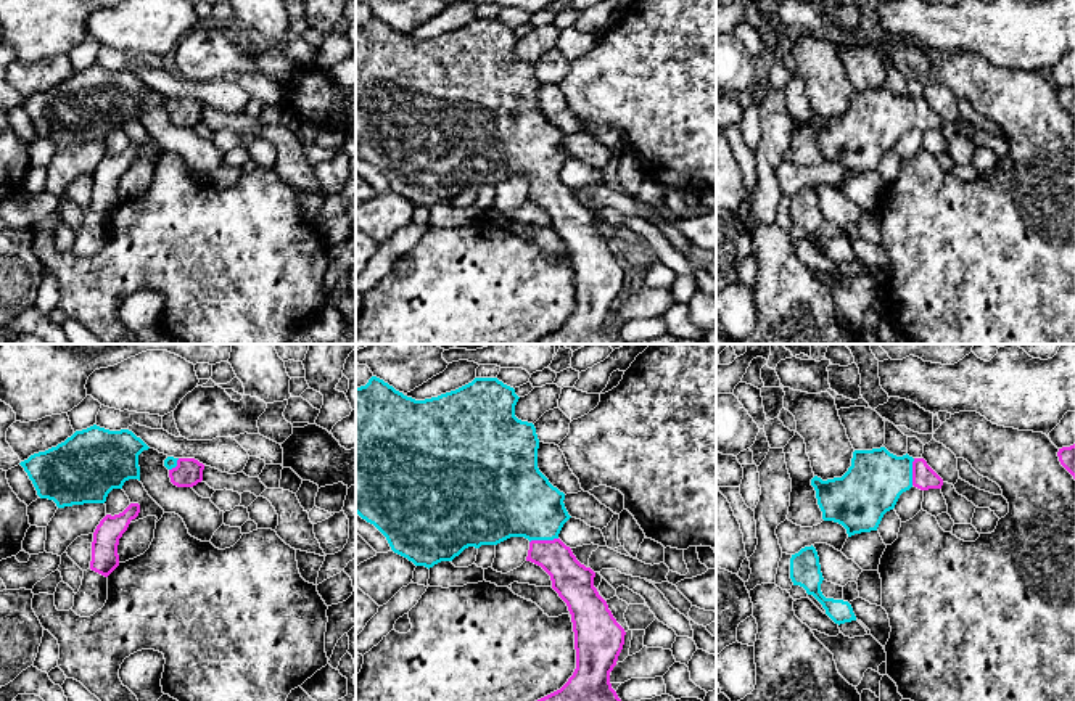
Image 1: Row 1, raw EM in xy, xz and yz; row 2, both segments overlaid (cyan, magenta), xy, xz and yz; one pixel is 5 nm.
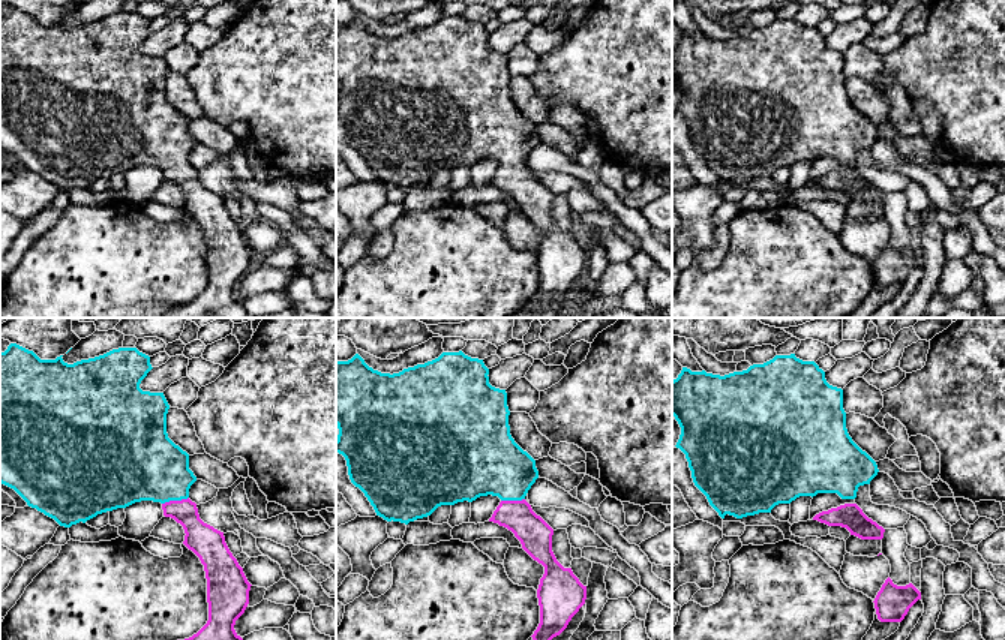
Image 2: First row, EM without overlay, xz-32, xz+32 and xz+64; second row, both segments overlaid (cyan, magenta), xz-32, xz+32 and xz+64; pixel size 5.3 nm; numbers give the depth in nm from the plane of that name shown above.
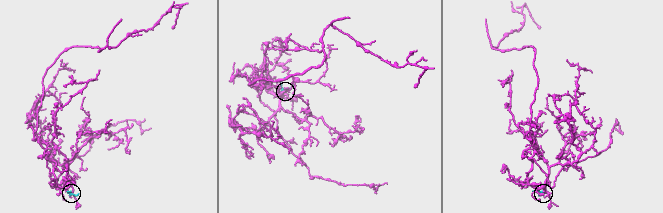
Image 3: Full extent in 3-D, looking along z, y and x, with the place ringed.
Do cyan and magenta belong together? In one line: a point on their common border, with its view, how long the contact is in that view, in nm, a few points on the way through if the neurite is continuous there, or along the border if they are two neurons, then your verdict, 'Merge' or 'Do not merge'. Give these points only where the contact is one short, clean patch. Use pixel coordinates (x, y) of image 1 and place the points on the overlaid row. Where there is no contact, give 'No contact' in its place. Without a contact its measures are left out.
Touches cyan at xz (543, 539). Shared border 150 nm. Path across: xz (514, 499), (541, 526), (543, 539), (570, 579). Merge

